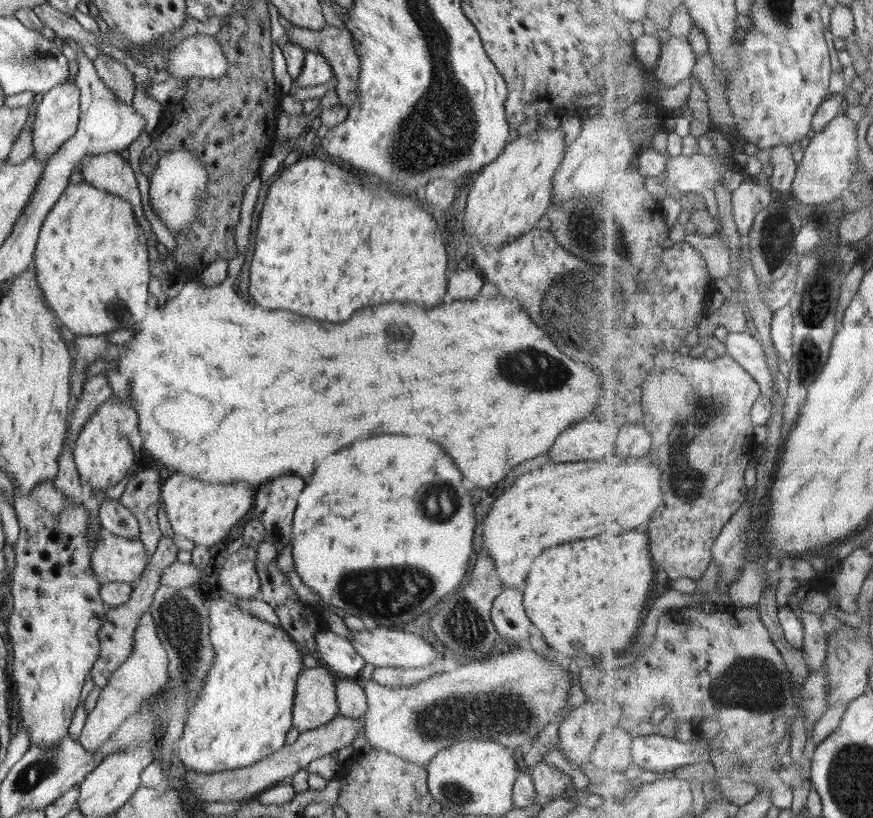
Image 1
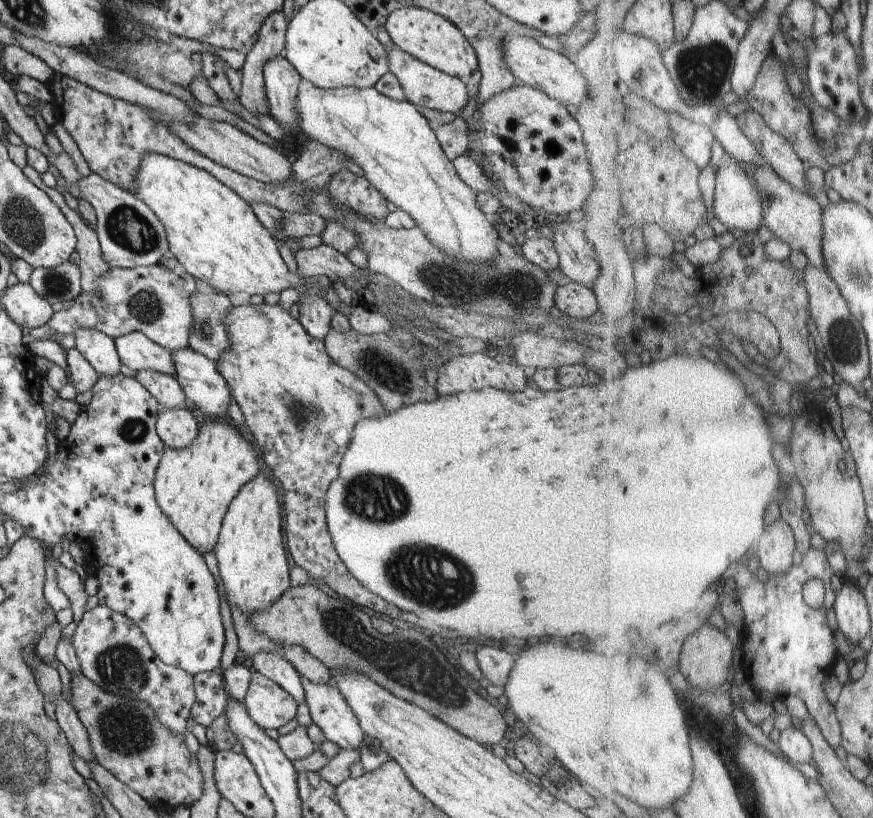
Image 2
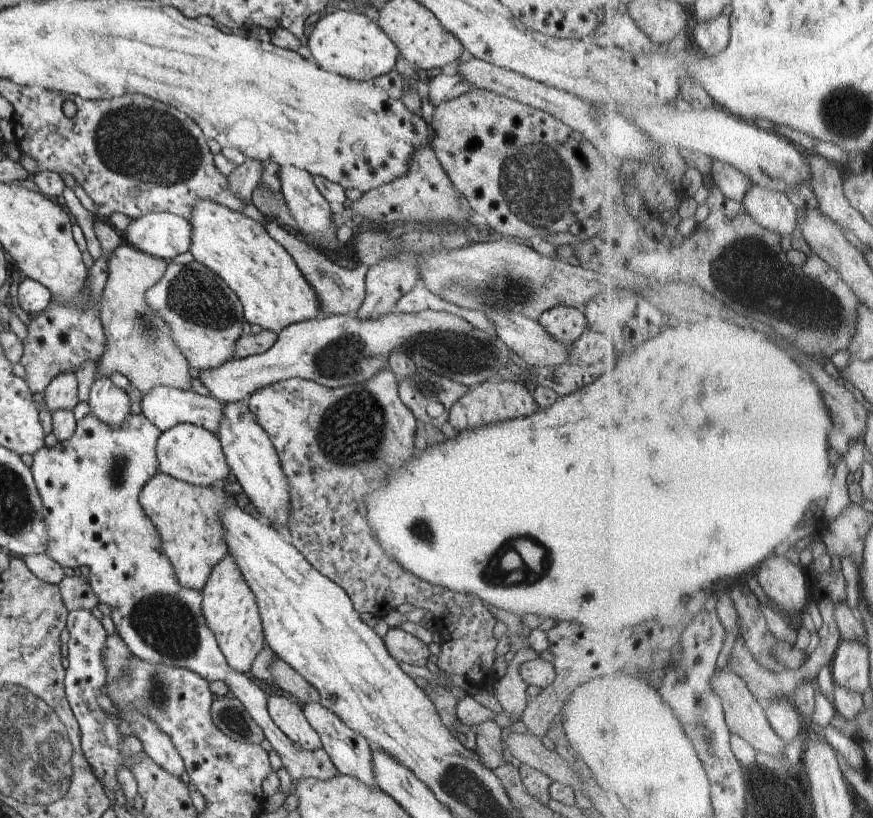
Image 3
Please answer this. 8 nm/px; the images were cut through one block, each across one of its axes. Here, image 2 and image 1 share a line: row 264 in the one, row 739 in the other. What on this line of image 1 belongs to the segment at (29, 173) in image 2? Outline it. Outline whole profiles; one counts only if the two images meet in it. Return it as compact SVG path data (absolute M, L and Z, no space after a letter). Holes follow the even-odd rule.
M149 612L138 619L133 637L134 646L130 656L110 675L109 681L98 695L96 706L87 714L79 741L88 752L98 752L122 722L137 711L139 704L149 697L159 695L168 686L169 660Z

